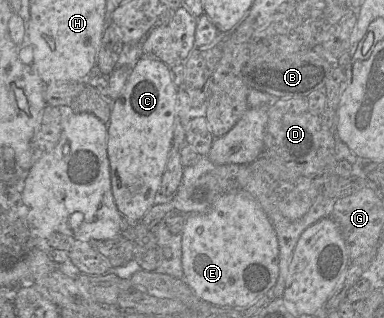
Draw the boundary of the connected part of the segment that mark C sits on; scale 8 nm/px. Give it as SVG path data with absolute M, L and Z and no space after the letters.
M141 56L131 68L124 89L111 101L107 123L111 188L115 204L127 223L138 223L154 203L173 146L177 98L178 87L172 80L170 67L155 57Z

